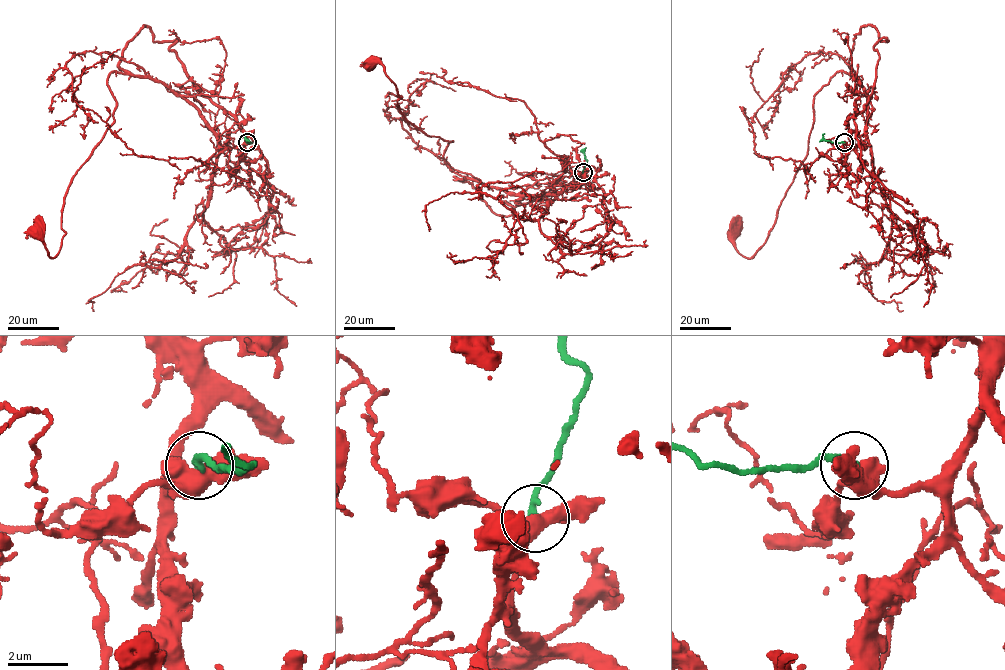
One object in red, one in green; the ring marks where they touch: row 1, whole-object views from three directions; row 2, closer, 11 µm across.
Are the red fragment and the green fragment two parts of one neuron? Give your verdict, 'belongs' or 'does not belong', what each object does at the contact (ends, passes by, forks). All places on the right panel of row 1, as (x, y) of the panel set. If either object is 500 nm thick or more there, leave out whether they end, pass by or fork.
does not belong | red forks | green ends

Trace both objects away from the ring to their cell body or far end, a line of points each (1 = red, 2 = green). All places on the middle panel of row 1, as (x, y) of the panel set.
1: (583, 172), (537, 195), (455, 173), (443, 159), (452, 141), (409, 121), (395, 85), (371, 63)
2: (583, 172), (586, 160), (580, 151), (583, 152)

